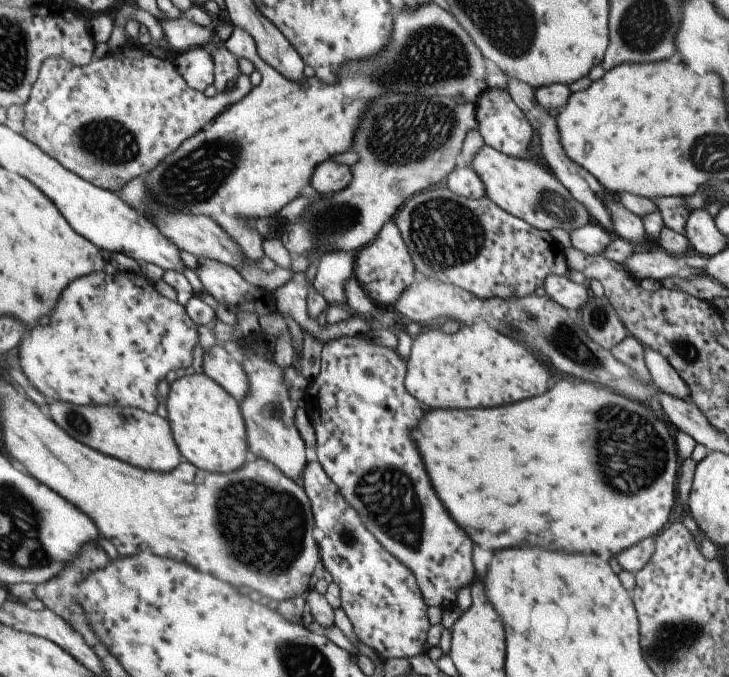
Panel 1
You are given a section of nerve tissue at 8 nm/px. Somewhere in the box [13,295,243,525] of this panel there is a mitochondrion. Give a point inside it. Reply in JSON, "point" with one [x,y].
{"point":[75,419]}

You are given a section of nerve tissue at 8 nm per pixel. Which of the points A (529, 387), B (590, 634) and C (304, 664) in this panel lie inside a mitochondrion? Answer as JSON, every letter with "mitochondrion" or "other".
{"A":"other","B":"other","C":"mitochondrion"}

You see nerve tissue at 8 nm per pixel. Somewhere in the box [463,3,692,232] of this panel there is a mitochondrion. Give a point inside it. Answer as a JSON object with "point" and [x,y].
{"point":[558,207]}

